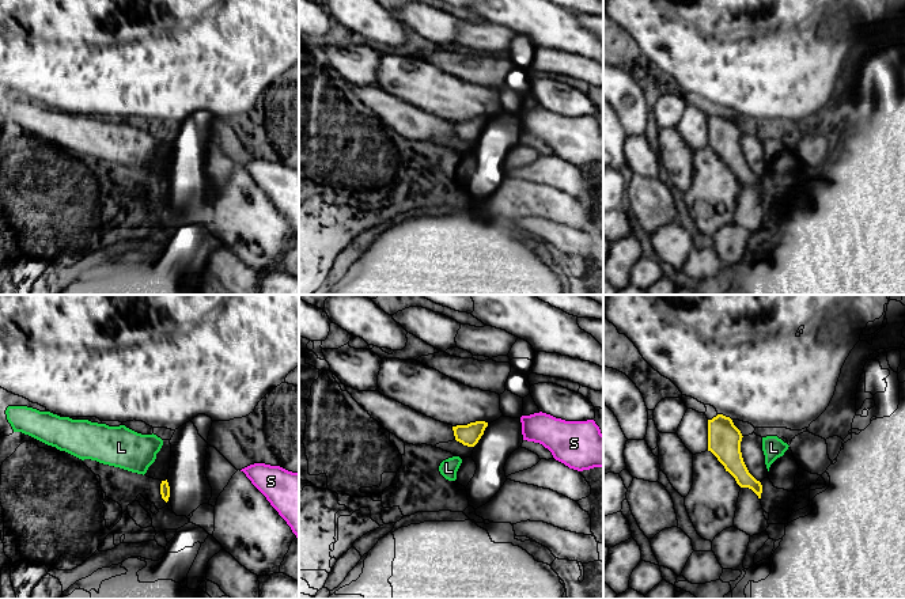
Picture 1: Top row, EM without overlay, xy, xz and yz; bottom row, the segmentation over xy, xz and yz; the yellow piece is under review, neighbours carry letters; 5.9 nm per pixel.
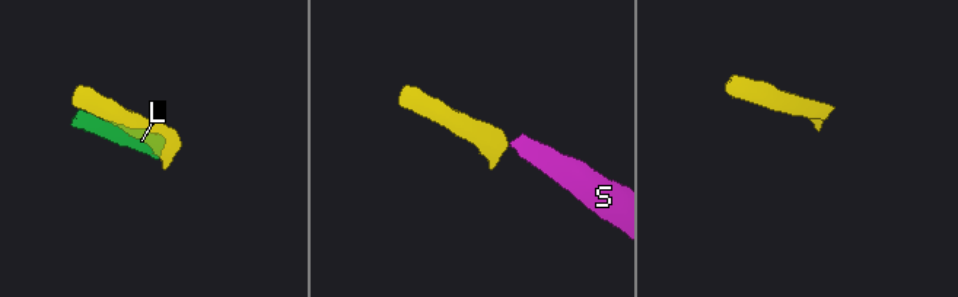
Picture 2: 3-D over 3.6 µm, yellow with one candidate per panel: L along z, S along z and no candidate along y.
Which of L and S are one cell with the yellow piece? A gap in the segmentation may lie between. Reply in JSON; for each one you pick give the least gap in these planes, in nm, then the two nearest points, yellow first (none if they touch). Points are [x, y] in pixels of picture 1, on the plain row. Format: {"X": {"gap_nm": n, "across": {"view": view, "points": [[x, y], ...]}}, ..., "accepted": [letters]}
{"S": {"gap_nm": 200, "across": {"view": "xz", "points": [[487, 118], [521, 117]]}}, "accepted": ["S"]}

